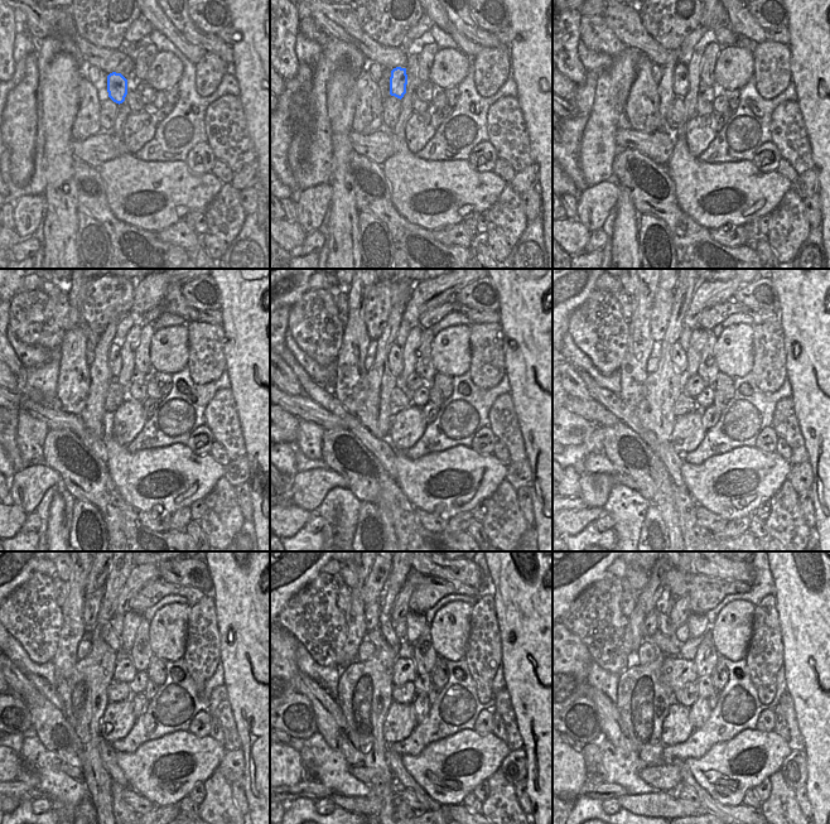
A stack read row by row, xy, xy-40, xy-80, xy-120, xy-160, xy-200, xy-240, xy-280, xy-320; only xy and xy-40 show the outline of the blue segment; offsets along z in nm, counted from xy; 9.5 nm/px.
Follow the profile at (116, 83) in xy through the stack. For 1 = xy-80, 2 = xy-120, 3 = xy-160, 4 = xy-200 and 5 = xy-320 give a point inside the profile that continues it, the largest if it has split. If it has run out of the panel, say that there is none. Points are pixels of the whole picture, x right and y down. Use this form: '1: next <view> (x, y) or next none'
1: next xy-80 (680, 71)
2: next xy-120 (115, 361)
3: next xy-160 (395, 356)
4: next xy-200 (678, 355)
5: next xy-320 (664, 622)

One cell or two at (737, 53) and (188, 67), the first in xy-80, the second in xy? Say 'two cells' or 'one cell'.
two cells

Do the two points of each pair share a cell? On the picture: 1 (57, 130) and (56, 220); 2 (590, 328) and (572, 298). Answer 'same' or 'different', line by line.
1: same
2: different

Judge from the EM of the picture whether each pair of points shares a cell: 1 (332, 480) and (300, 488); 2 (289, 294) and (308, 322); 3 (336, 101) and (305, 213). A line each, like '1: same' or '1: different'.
1: same
2: different
3: different

